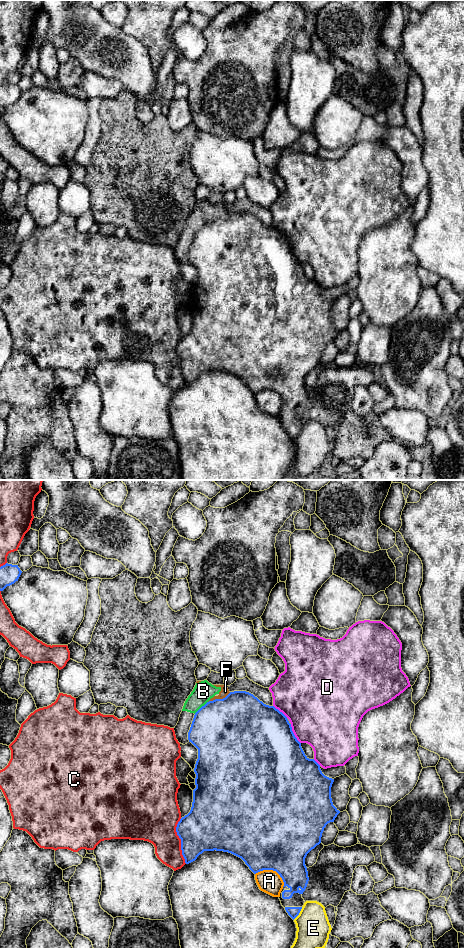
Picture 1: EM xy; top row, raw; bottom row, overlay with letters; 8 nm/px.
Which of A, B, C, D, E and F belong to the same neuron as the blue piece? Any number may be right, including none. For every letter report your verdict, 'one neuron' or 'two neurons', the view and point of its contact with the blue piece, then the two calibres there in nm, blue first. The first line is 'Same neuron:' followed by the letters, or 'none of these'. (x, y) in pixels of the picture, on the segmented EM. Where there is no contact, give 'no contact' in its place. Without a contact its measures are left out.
Same neuron: none of these
A: two neurons; contact xy (272, 869); calibres 500 and 190 nm
B: two neurons; contact xy (201, 707); calibres 500 and 160 nm
C: two neurons; contact xy (181, 841); calibres 380 and 320 nm
D: two neurons; contact xy (293, 734); calibres 500 and 460 nm
E: two neurons; contact xy (299, 912); calibres 90 and 280 nm
F: two neurons; contact xy (219, 699); calibres 500 and 70 nm

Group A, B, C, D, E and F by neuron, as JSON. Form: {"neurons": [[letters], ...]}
{"neurons": [["A"], ["B", "F"], ["C"], ["D"], ["E"]]}

